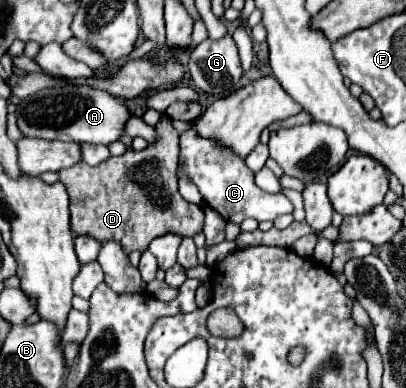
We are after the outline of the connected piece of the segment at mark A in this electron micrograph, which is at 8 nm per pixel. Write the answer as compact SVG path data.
M65 86L65 88L45 88L27 96L17 106L19 130L29 138L81 142L81 144L113 144L125 134L125 124L133 116L129 106L105 90L95 90L89 86Z

